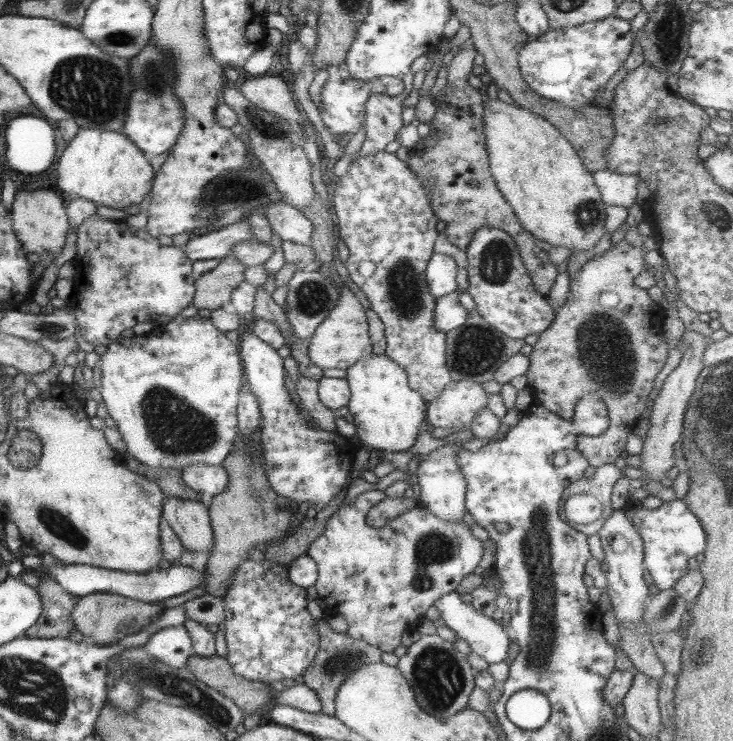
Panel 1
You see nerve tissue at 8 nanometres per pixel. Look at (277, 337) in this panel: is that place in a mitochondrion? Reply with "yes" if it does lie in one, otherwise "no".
no

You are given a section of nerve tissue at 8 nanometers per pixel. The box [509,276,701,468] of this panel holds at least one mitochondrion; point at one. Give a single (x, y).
(603, 345)

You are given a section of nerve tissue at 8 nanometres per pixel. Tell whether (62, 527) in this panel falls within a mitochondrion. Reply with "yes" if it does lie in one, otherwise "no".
yes

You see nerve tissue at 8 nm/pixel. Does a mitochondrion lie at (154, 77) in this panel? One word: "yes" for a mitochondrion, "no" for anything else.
yes

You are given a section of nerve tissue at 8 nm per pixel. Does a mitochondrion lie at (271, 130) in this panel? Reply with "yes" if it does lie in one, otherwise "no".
yes

